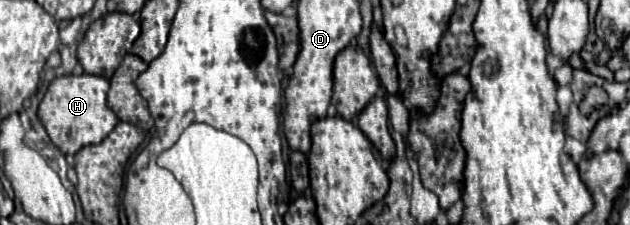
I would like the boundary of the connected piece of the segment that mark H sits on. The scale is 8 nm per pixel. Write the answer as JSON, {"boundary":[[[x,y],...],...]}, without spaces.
{"boundary":[[[63,75],[51,81],[41,105],[39,119],[49,135],[49,139],[67,155],[75,155],[85,145],[101,143],[113,127],[119,123],[117,115],[107,105],[109,81],[101,75]]]}

